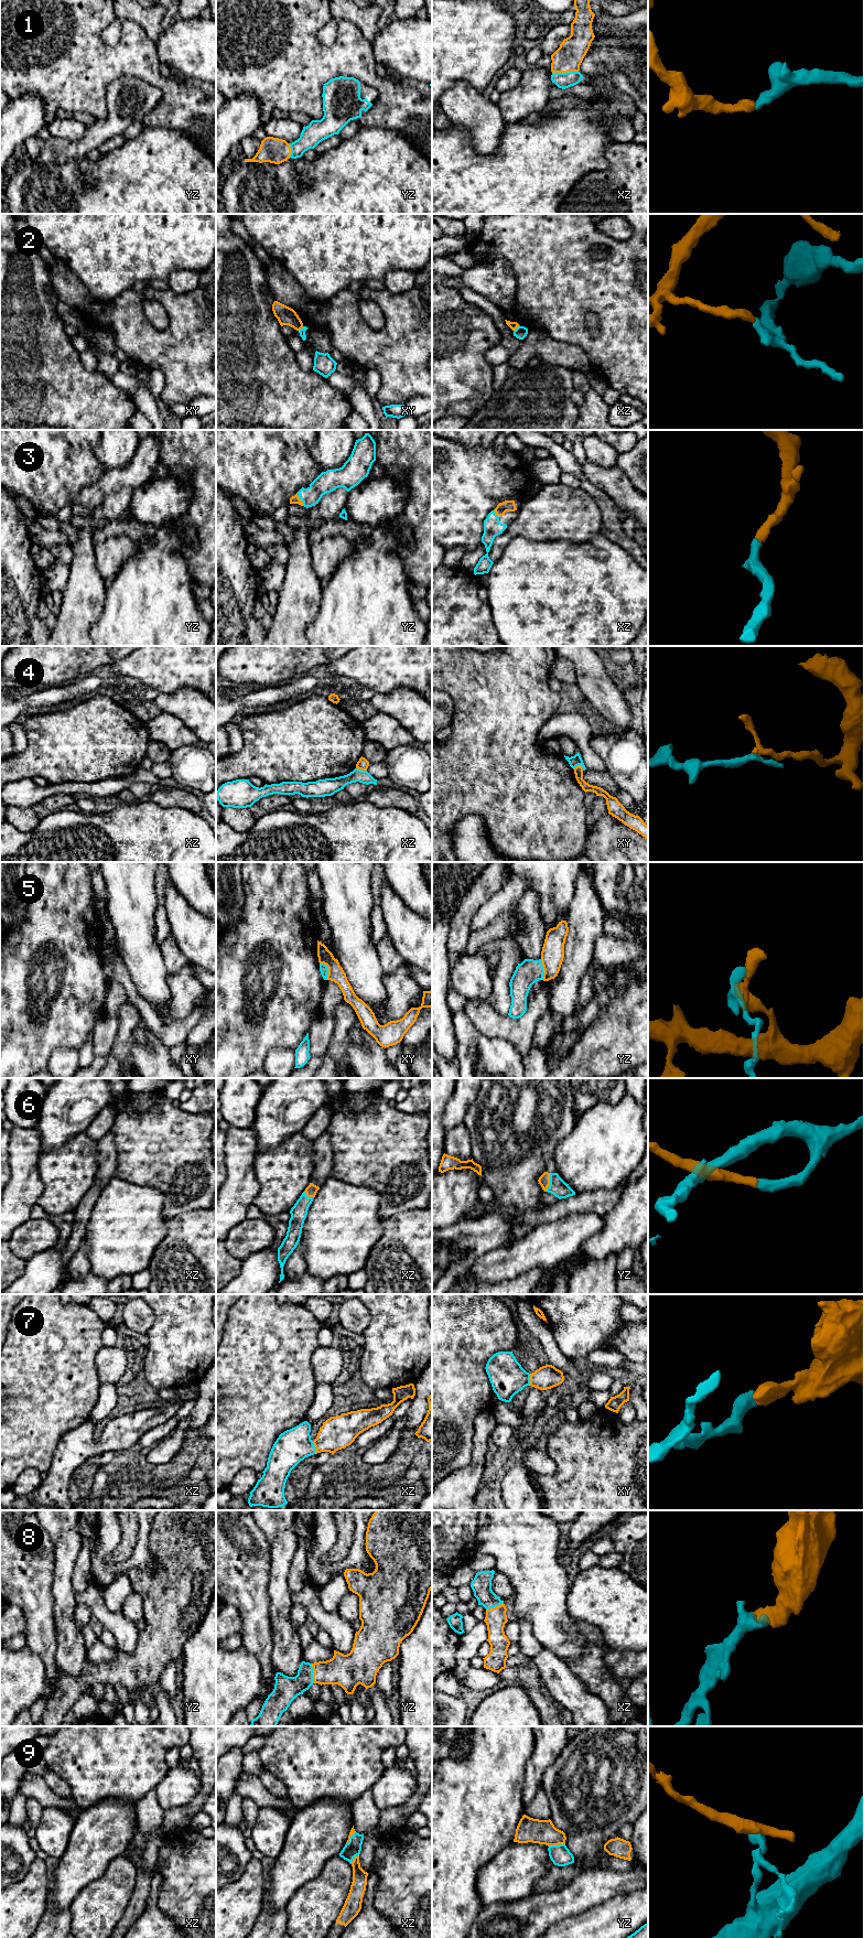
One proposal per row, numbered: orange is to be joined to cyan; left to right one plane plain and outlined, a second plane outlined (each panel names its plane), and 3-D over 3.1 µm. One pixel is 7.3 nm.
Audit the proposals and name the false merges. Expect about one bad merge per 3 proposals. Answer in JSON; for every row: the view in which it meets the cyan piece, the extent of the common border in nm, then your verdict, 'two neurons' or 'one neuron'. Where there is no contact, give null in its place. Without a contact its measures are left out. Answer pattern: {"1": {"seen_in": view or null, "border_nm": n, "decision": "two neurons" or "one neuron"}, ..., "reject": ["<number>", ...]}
{"1": {"seen_in": "xz", "border_nm": 190, "decision": "one neuron"}, "2": {"seen_in": "xz", "border_nm": 60, "decision": "two neurons"}, "3": {"seen_in": "yz", "border_nm": 110, "decision": "one neuron"}, "4": {"seen_in": "xy", "border_nm": 80, "decision": "two neurons"}, "5": {"seen_in": "xy", "border_nm": 140, "decision": "two neurons"}, "6": {"seen_in": "yz", "border_nm": 140, "decision": "one neuron"}, "7": {"seen_in": "xz", "border_nm": 100, "decision": "one neuron"}, "8": {"seen_in": "yz", "border_nm": 150, "decision": "one neuron"}, "9": {"seen_in": "yz", "border_nm": 130, "decision": "two neurons"}, "reject": ["2", "4", "5", "9"]}

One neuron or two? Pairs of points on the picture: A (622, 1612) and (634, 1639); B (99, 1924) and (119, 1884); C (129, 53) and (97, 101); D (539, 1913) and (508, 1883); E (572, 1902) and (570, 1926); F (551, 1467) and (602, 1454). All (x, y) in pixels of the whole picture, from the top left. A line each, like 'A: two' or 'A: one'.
A: one
B: one
C: one
D: two
E: two
F: two

